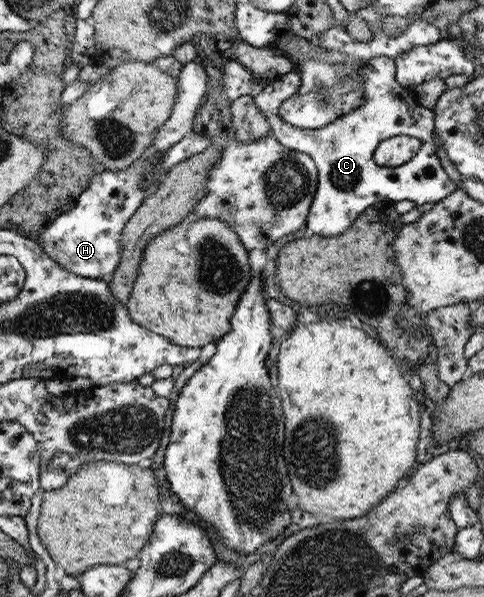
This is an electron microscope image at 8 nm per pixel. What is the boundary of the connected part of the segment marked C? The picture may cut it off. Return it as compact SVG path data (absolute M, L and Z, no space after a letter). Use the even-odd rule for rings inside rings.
M379 56L370 61L367 65L366 81L362 88L364 89L364 100L359 107L345 114L333 122L333 124L319 129L299 129L293 127L279 116L278 109L283 101L294 96L300 88L302 77L300 73L293 68L287 74L275 78L266 84L265 88L257 91L254 96L254 102L261 113L271 125L270 135L278 139L289 149L308 153L315 161L319 161L319 193L315 193L315 205L311 205L309 227L315 234L323 237L333 237L345 233L347 228L354 224L354 221L370 208L373 204L379 204L386 201L414 201L416 205L424 203L437 203L445 197L450 196L457 187L445 172L439 158L437 158L434 144L435 114L433 110L421 107L419 101L415 101L412 95L408 95L408 87L401 85L396 77L396 63L394 58ZM393 136L409 136L419 138L422 141L422 147L413 159L407 163L395 167L380 166L374 160L374 152L378 145Z

